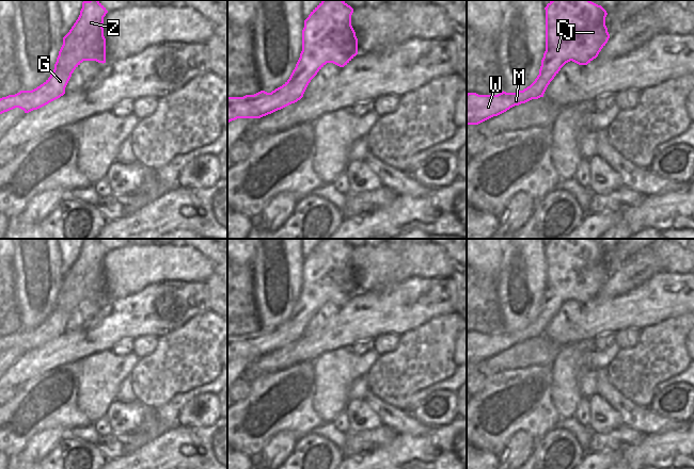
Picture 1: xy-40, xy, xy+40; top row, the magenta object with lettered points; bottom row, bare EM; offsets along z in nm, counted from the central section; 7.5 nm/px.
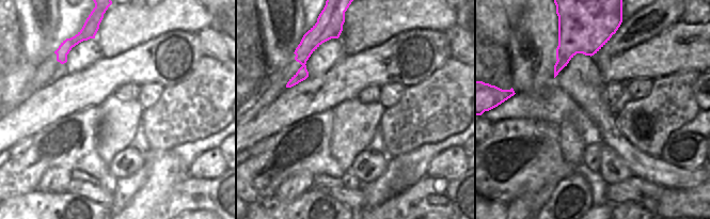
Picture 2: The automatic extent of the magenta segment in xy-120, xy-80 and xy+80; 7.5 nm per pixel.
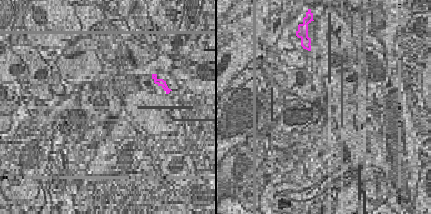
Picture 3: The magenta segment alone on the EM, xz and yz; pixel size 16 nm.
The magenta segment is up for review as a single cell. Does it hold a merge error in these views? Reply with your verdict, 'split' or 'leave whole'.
leave whole

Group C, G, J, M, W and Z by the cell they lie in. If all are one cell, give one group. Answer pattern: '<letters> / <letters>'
C G J M W Z

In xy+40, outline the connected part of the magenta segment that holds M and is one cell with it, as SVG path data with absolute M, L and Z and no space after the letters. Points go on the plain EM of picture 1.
M551 239L546 248L546 290L541 298L539 313L535 320L517 331L502 330L498 334L467 333L467 363L478 363L498 355L515 344L532 338L543 336L543 333L561 307L572 300L587 304L596 297L610 277L605 264L606 249L590 239Z

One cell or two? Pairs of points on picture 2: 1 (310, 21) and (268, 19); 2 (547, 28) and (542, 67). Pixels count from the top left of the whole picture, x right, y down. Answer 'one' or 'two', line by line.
1: two
2: one

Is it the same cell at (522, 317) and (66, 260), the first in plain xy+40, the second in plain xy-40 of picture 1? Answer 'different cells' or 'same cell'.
different cells

